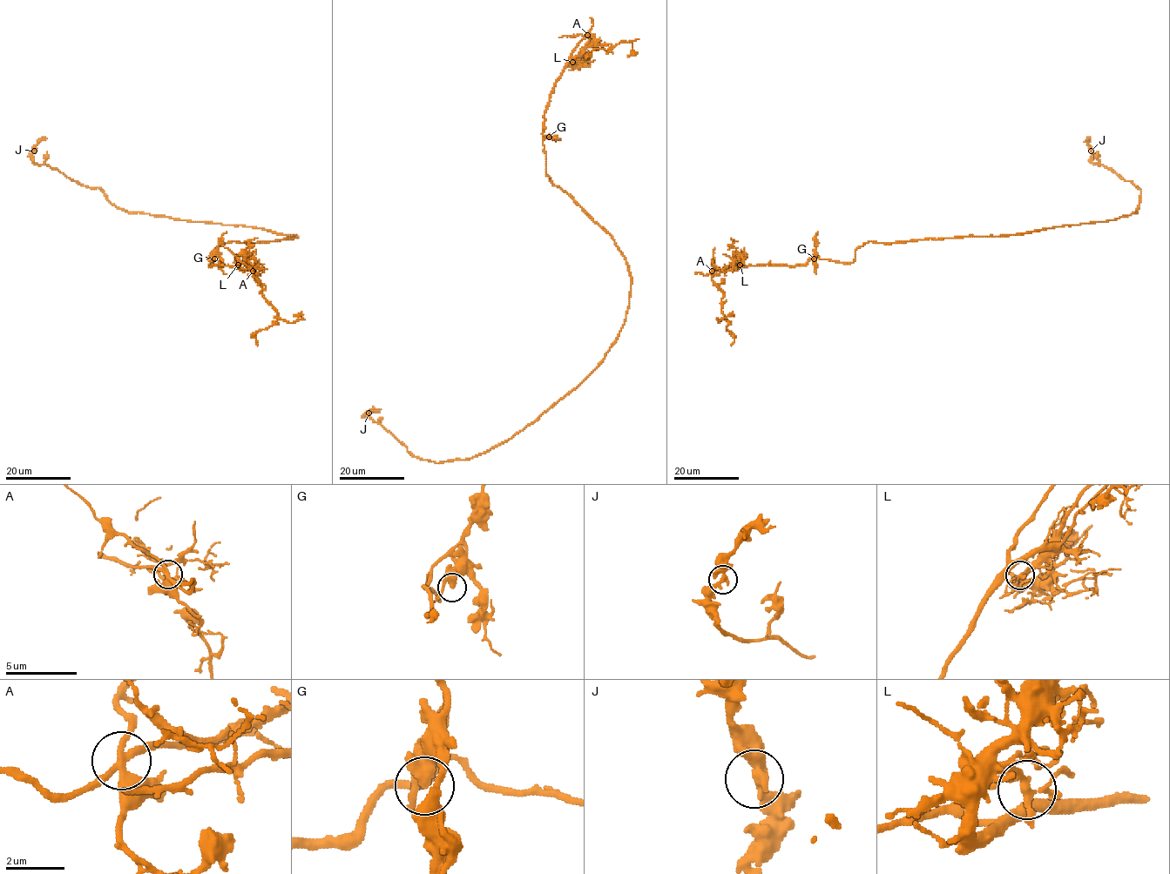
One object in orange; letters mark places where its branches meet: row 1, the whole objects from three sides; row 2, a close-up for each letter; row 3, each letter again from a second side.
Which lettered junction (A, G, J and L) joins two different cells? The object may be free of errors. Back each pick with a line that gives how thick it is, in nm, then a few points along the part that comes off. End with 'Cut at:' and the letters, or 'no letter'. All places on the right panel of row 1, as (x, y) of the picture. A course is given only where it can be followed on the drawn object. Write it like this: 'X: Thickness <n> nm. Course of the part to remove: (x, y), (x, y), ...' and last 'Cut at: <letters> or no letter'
A: Thickness 320 nm. Course of the part to remove: (712, 271), (712, 279), (719, 285), (723, 296), (720, 310), (727, 324), (727, 330), (733, 340), (731, 344)
Cut at: A

